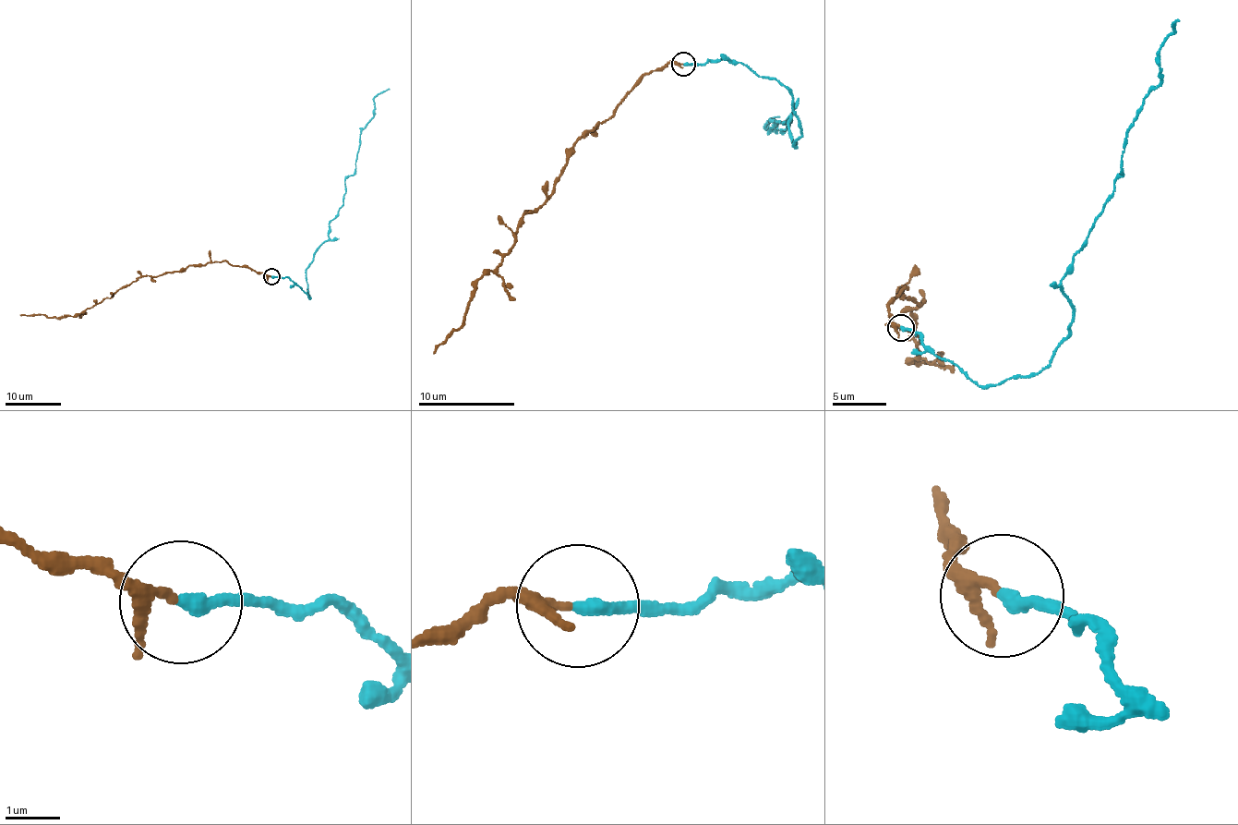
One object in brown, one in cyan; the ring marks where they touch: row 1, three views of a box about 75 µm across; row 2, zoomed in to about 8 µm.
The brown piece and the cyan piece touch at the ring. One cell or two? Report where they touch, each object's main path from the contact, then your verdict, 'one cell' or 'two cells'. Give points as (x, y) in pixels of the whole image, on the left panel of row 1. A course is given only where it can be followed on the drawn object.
at (271, 276); brown runs (270, 277), (222, 261), (190, 264), (179, 271), (142, 276), (71, 316), (19, 315); cyan runs (270, 277), (288, 276), (310, 297), (306, 268), (343, 203), (344, 179), (354, 172), (375, 97), (389, 88); two cells

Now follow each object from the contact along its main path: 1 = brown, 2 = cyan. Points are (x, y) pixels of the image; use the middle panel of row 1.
1: (683, 65), (657, 67), (584, 131), (433, 355)
2: (683, 65), (732, 60), (784, 87), (795, 148), (788, 115), (788, 127), (767, 129), (777, 117)

